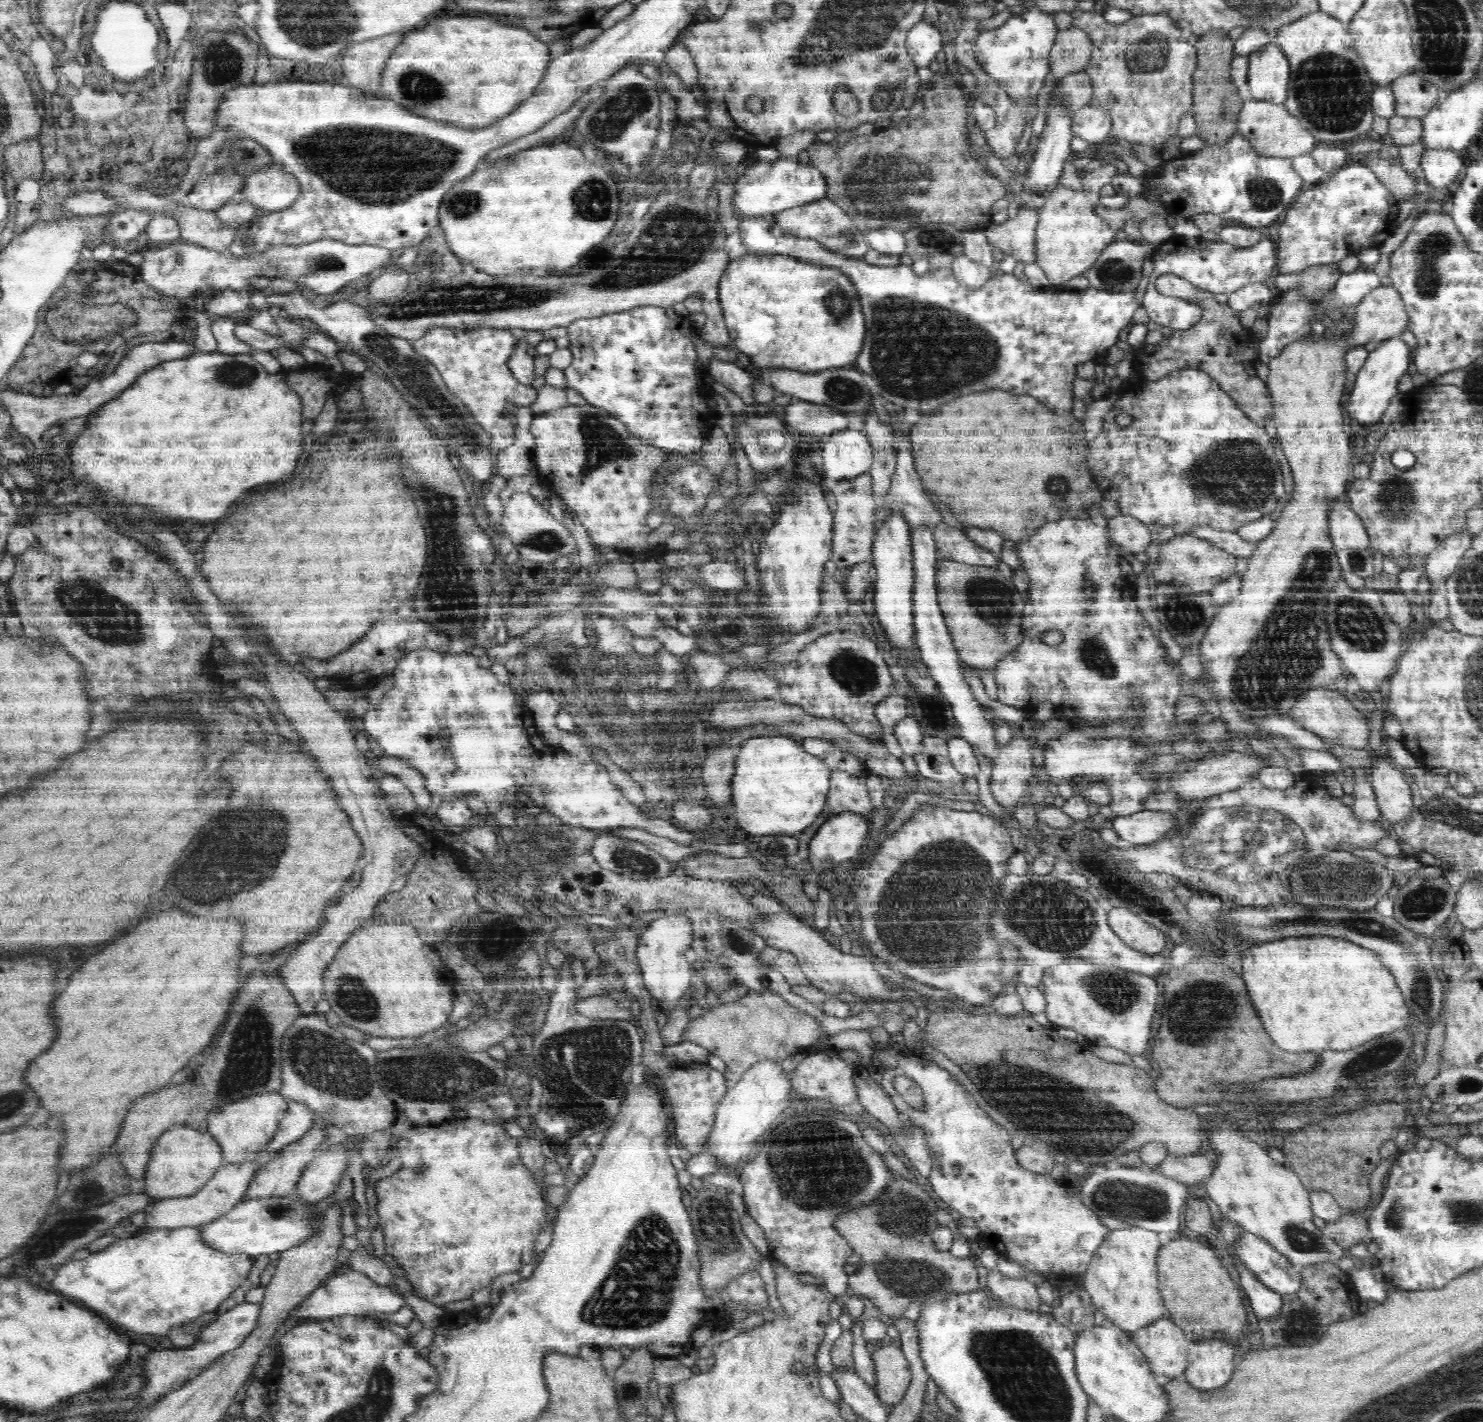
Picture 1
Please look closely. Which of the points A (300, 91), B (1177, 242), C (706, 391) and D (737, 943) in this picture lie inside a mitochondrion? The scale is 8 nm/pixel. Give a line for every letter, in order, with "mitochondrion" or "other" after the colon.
A: other
B: other
C: other
D: other

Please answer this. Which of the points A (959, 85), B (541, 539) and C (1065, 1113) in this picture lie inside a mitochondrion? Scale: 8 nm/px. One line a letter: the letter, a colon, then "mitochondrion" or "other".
A: other
B: mitochondrion
C: mitochondrion

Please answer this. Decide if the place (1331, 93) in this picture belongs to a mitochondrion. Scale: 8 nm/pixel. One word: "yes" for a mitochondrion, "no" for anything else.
yes

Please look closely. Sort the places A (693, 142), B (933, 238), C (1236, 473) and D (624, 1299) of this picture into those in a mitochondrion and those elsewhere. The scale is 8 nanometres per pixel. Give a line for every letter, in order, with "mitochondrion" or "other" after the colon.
A: other
B: mitochondrion
C: mitochondrion
D: mitochondrion

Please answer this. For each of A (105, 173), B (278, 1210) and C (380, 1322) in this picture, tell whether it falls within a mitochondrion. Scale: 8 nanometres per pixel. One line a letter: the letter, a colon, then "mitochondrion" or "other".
A: other
B: mitochondrion
C: other

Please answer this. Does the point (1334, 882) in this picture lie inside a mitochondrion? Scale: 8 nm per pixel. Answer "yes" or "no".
yes

